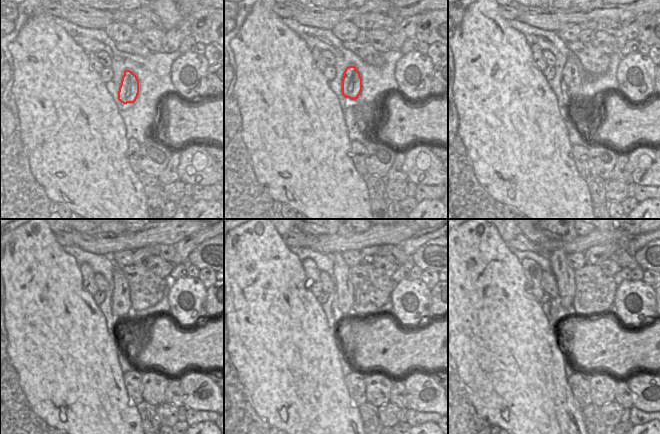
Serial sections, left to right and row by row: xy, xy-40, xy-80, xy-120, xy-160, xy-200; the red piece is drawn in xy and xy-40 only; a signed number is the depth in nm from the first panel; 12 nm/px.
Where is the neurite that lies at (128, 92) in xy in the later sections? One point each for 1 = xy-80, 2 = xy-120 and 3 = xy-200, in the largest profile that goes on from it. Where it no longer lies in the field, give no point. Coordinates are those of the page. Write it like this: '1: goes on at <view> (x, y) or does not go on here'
1: goes on at xy-80 (573, 73)
2: goes on at xy-120 (121, 306)
3: goes on at xy-200 (563, 272)

